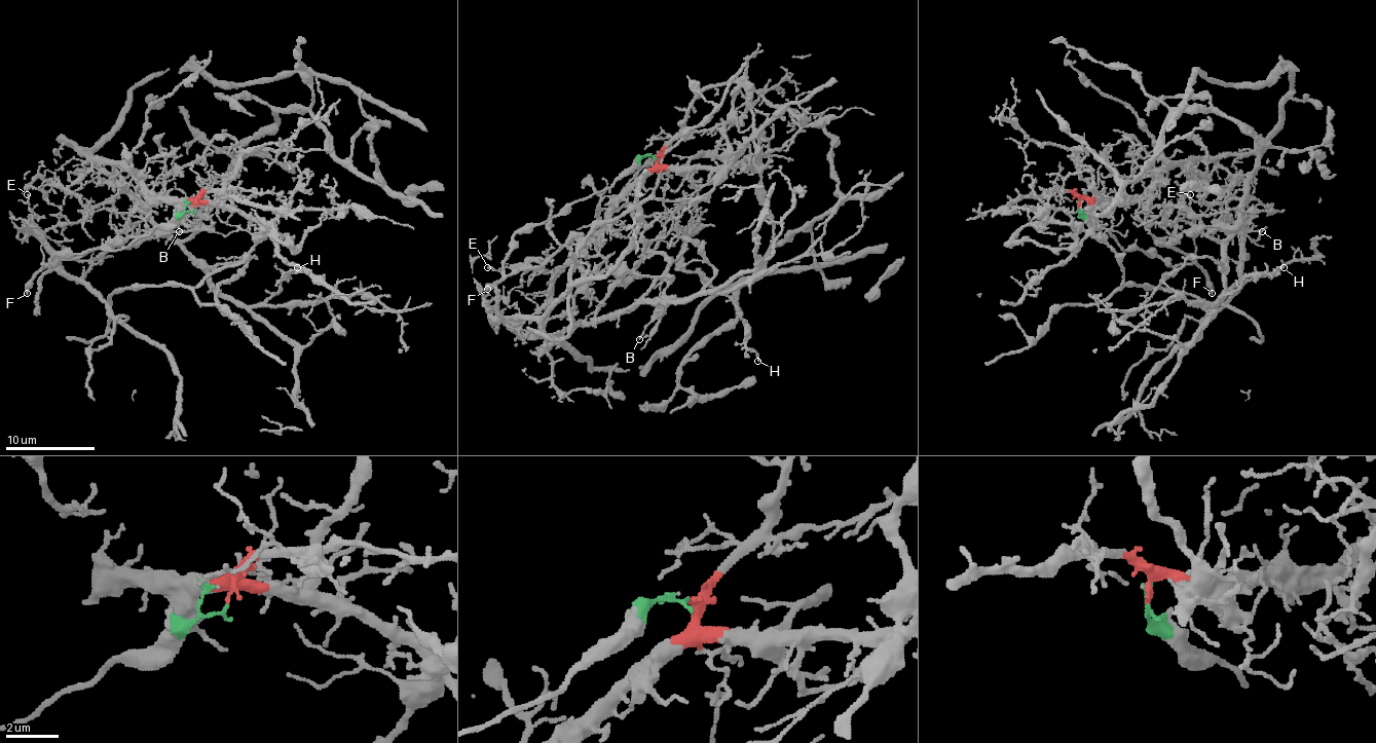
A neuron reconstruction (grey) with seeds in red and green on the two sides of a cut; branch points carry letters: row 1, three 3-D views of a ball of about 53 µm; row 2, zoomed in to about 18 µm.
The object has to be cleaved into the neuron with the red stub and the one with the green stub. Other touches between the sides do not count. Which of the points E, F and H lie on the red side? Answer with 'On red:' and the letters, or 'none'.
On red: H

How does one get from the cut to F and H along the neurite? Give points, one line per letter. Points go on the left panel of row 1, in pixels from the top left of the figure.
F: (193, 207), (120, 249), (56, 254), (49, 265), (42, 265), (27, 294)
H: (193, 207), (195, 200), (158, 200), (124, 170), (84, 151), (222, 294), (262, 305), (298, 267)

